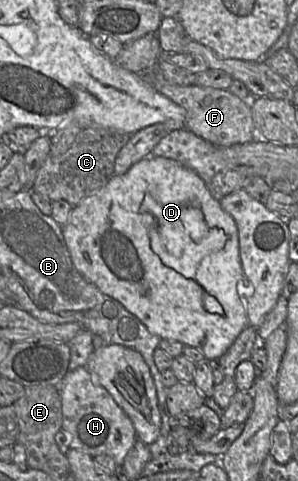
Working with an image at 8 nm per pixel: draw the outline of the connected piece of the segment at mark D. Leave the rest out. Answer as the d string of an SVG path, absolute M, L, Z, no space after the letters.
M150 155L135 163L122 175L113 175L107 184L73 206L68 221L62 226L66 246L79 273L102 293L119 301L160 339L171 339L199 350L205 360L218 360L248 326L248 318L238 294L238 282L244 278L239 256L238 229L235 220L225 212L206 188L202 179L181 163L164 157Z

